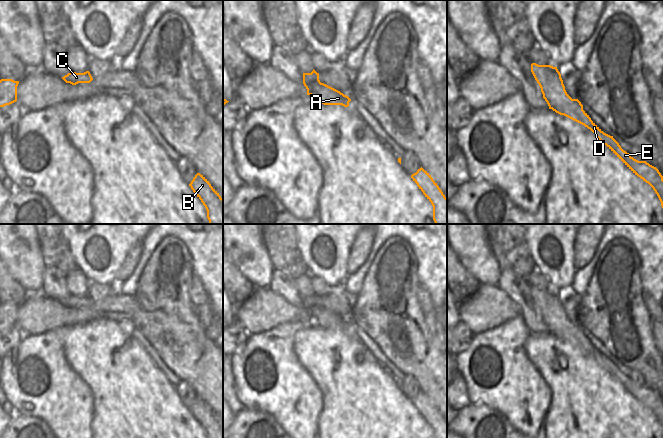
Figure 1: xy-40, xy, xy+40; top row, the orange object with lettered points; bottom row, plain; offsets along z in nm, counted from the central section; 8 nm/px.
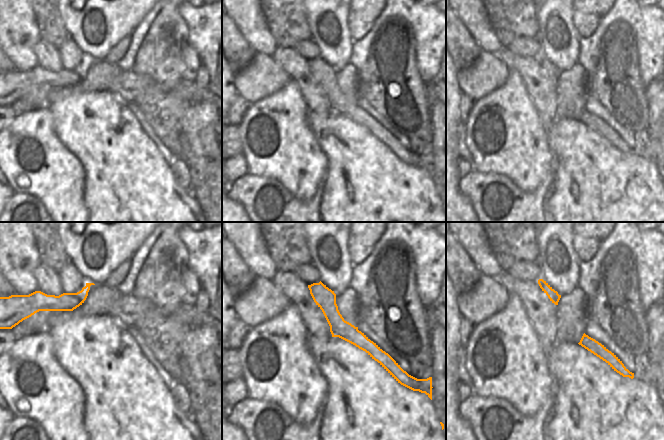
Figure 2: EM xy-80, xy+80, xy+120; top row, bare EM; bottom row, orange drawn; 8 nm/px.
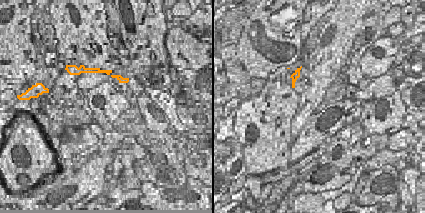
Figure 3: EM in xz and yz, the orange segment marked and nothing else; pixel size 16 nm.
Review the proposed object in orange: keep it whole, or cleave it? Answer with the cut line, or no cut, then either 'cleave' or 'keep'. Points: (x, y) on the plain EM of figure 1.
xy (320, 306), (316, 306), (311, 310), (310, 318) | cleave

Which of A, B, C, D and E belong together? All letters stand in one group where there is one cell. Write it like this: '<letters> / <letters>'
A B D E / C

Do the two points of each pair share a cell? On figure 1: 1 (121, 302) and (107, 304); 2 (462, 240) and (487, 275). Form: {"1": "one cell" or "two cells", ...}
{"1": "one cell", "2": "one cell"}

